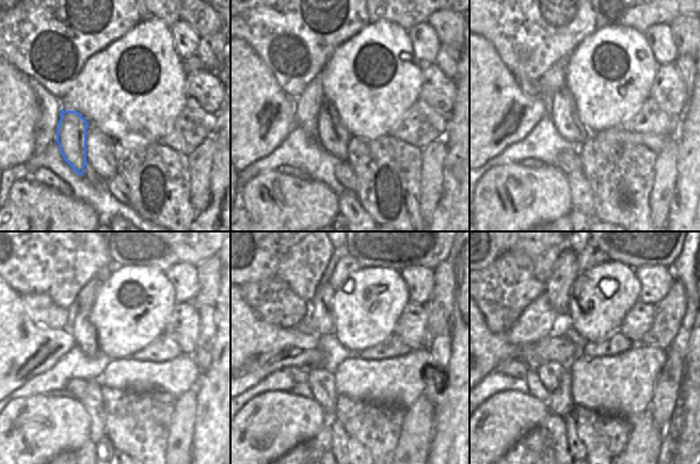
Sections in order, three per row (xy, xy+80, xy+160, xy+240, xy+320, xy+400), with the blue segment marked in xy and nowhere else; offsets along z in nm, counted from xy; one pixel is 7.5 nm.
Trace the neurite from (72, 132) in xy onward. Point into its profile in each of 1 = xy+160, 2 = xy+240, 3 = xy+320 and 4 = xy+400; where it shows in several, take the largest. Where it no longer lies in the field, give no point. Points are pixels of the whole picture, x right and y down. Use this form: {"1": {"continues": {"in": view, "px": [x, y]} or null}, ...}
{"1": {"continues": {"in": "xy+160", "px": [553, 81]}}, "2": {"continues": {"in": "xy+240", "px": [84, 300]}}, "3": {"continues": {"in": "xy+320", "px": [347, 265]}}, "4": {"continues": {"in": "xy+400", "px": [591, 255]}}}

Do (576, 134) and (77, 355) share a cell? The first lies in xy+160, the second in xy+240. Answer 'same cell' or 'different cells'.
different cells

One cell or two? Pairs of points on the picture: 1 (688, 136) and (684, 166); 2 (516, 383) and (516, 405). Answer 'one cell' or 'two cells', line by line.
1: one cell
2: two cells

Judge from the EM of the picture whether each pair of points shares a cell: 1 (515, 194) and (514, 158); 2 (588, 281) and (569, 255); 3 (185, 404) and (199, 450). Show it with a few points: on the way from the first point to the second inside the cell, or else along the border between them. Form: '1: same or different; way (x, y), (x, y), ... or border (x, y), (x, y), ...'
1: different; border (519, 163), (504, 163), (493, 165), (490, 169)
2: different; border (579, 273), (568, 296)
3: different; border (195, 405), (195, 427), (190, 452)

